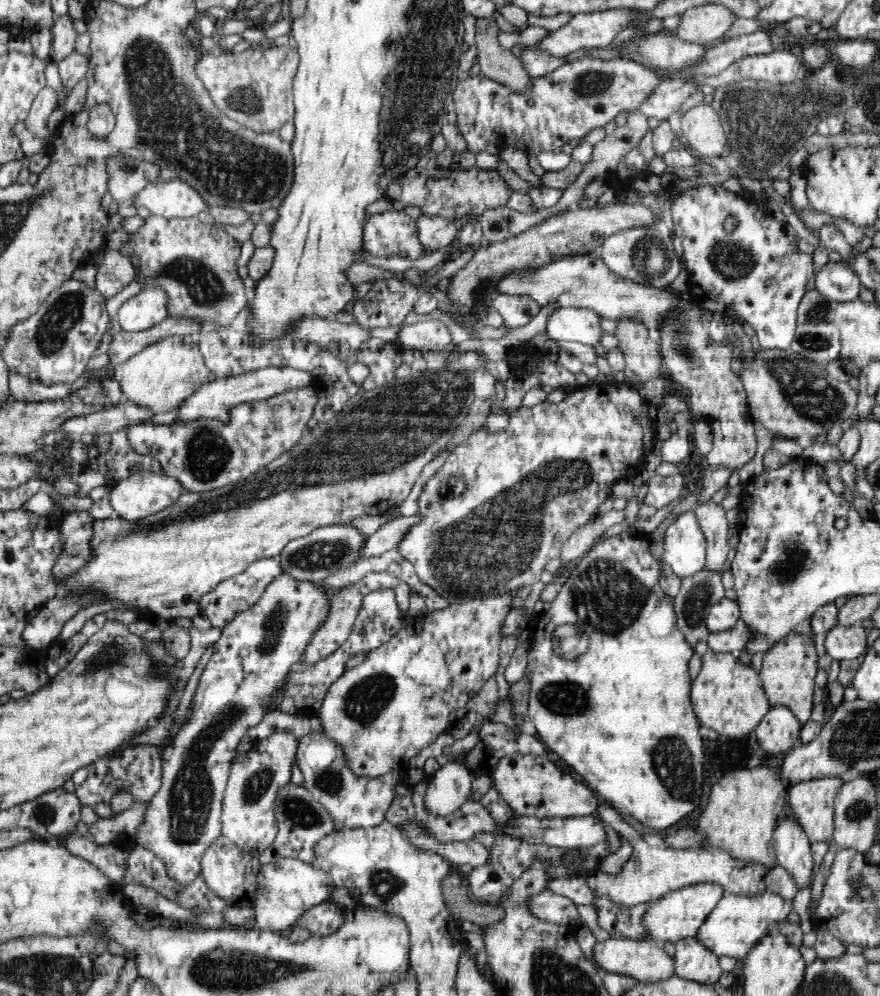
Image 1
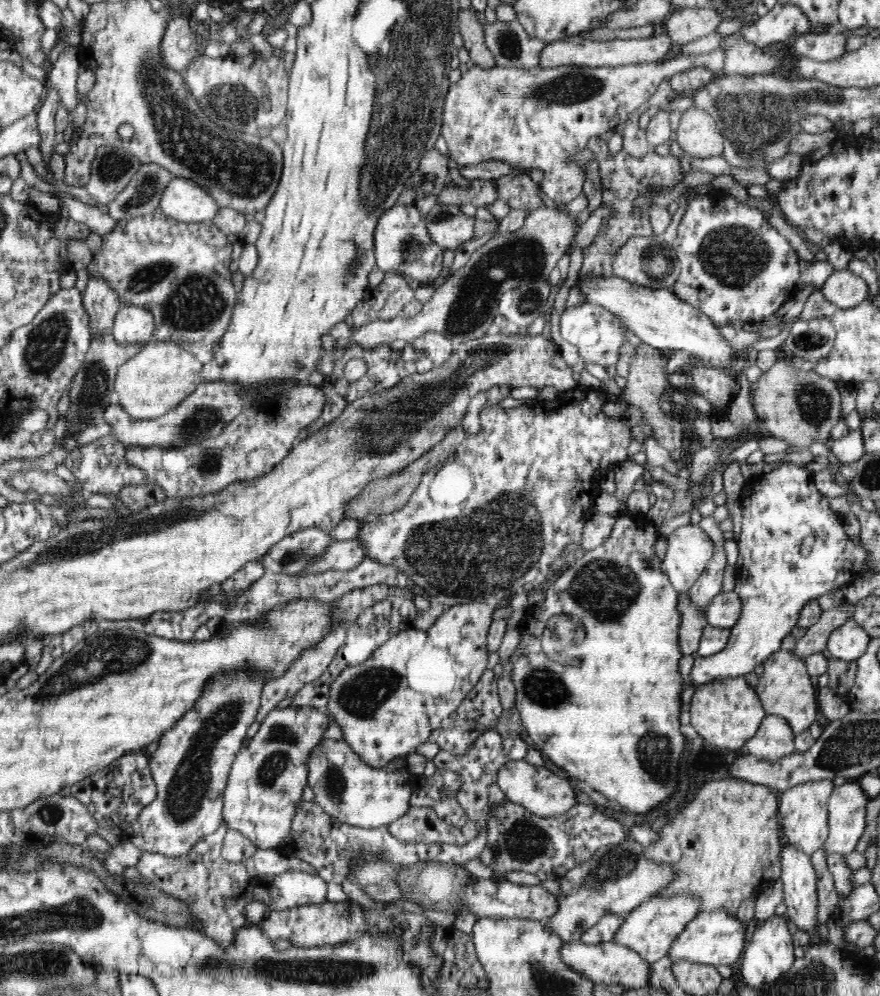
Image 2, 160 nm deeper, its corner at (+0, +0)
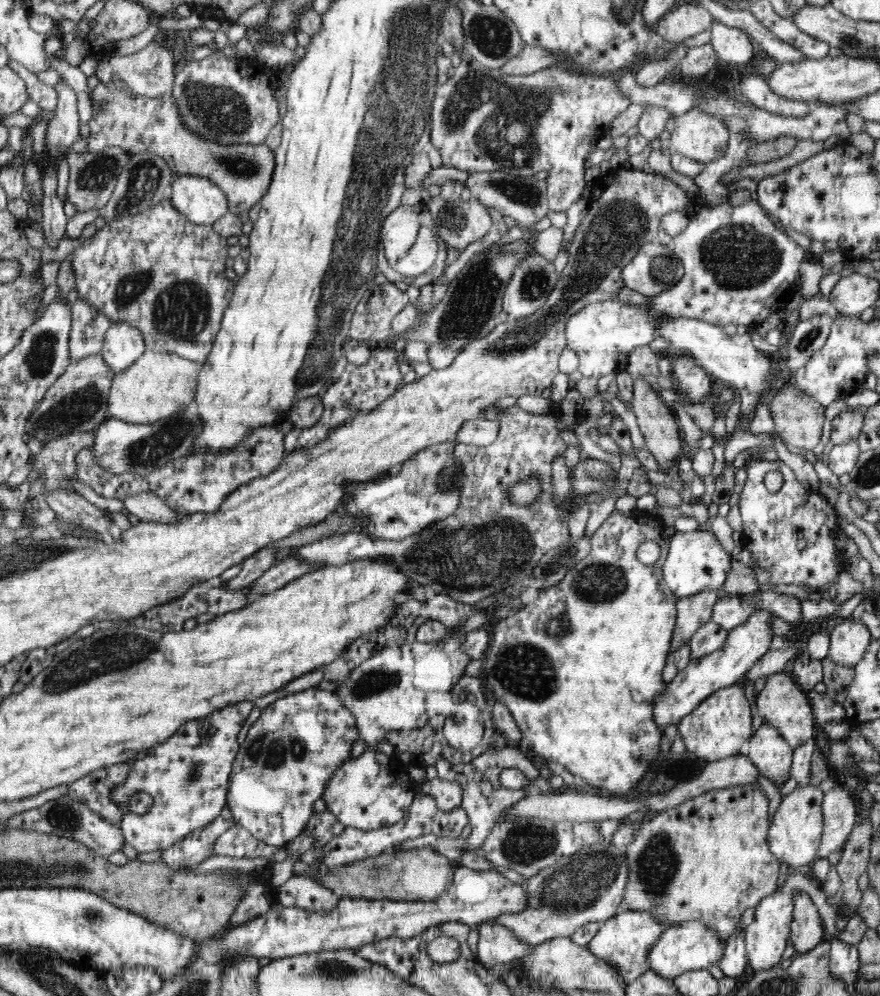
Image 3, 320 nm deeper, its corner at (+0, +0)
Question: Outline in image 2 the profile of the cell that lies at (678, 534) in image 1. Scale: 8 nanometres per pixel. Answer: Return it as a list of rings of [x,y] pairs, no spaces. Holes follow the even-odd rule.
[[[693,523],[678,527],[666,539],[667,551],[660,568],[679,593],[686,592],[714,556],[714,541],[699,524]]]

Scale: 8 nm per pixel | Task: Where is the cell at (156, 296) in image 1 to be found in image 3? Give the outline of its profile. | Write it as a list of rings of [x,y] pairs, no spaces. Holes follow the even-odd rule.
[[[116,322],[106,331],[101,355],[114,375],[125,372],[147,348],[141,332],[127,322]]]

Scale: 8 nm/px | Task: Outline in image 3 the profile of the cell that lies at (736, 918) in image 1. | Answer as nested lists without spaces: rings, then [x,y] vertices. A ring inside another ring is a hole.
[[[699,920],[680,922],[678,927],[666,929],[649,948],[647,963],[649,968],[662,978],[674,980],[688,971],[699,971],[716,966],[724,954],[726,940],[720,940],[713,928]]]

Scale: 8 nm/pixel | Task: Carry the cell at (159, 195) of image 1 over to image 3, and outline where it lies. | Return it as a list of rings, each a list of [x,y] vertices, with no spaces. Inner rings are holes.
[[[198,175],[174,176],[167,197],[178,212],[197,225],[213,225],[229,212],[224,191]]]

